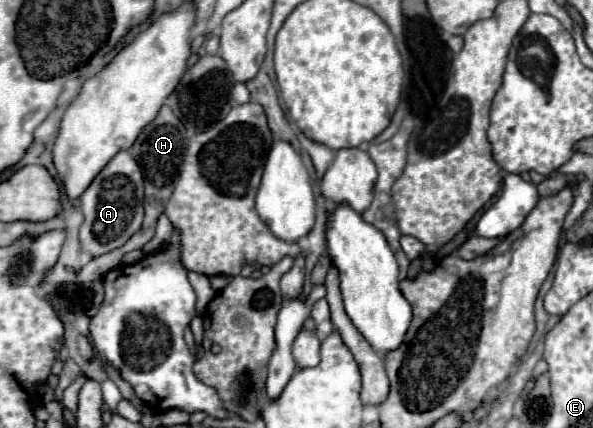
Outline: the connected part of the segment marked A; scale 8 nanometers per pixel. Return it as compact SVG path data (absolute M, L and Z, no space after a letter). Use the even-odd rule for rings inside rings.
M118 152L102 172L90 182L90 186L82 194L82 212L84 224L80 226L80 244L84 252L92 256L106 254L118 246L122 246L134 232L140 230L144 218L144 180L138 164L130 156L130 152Z

